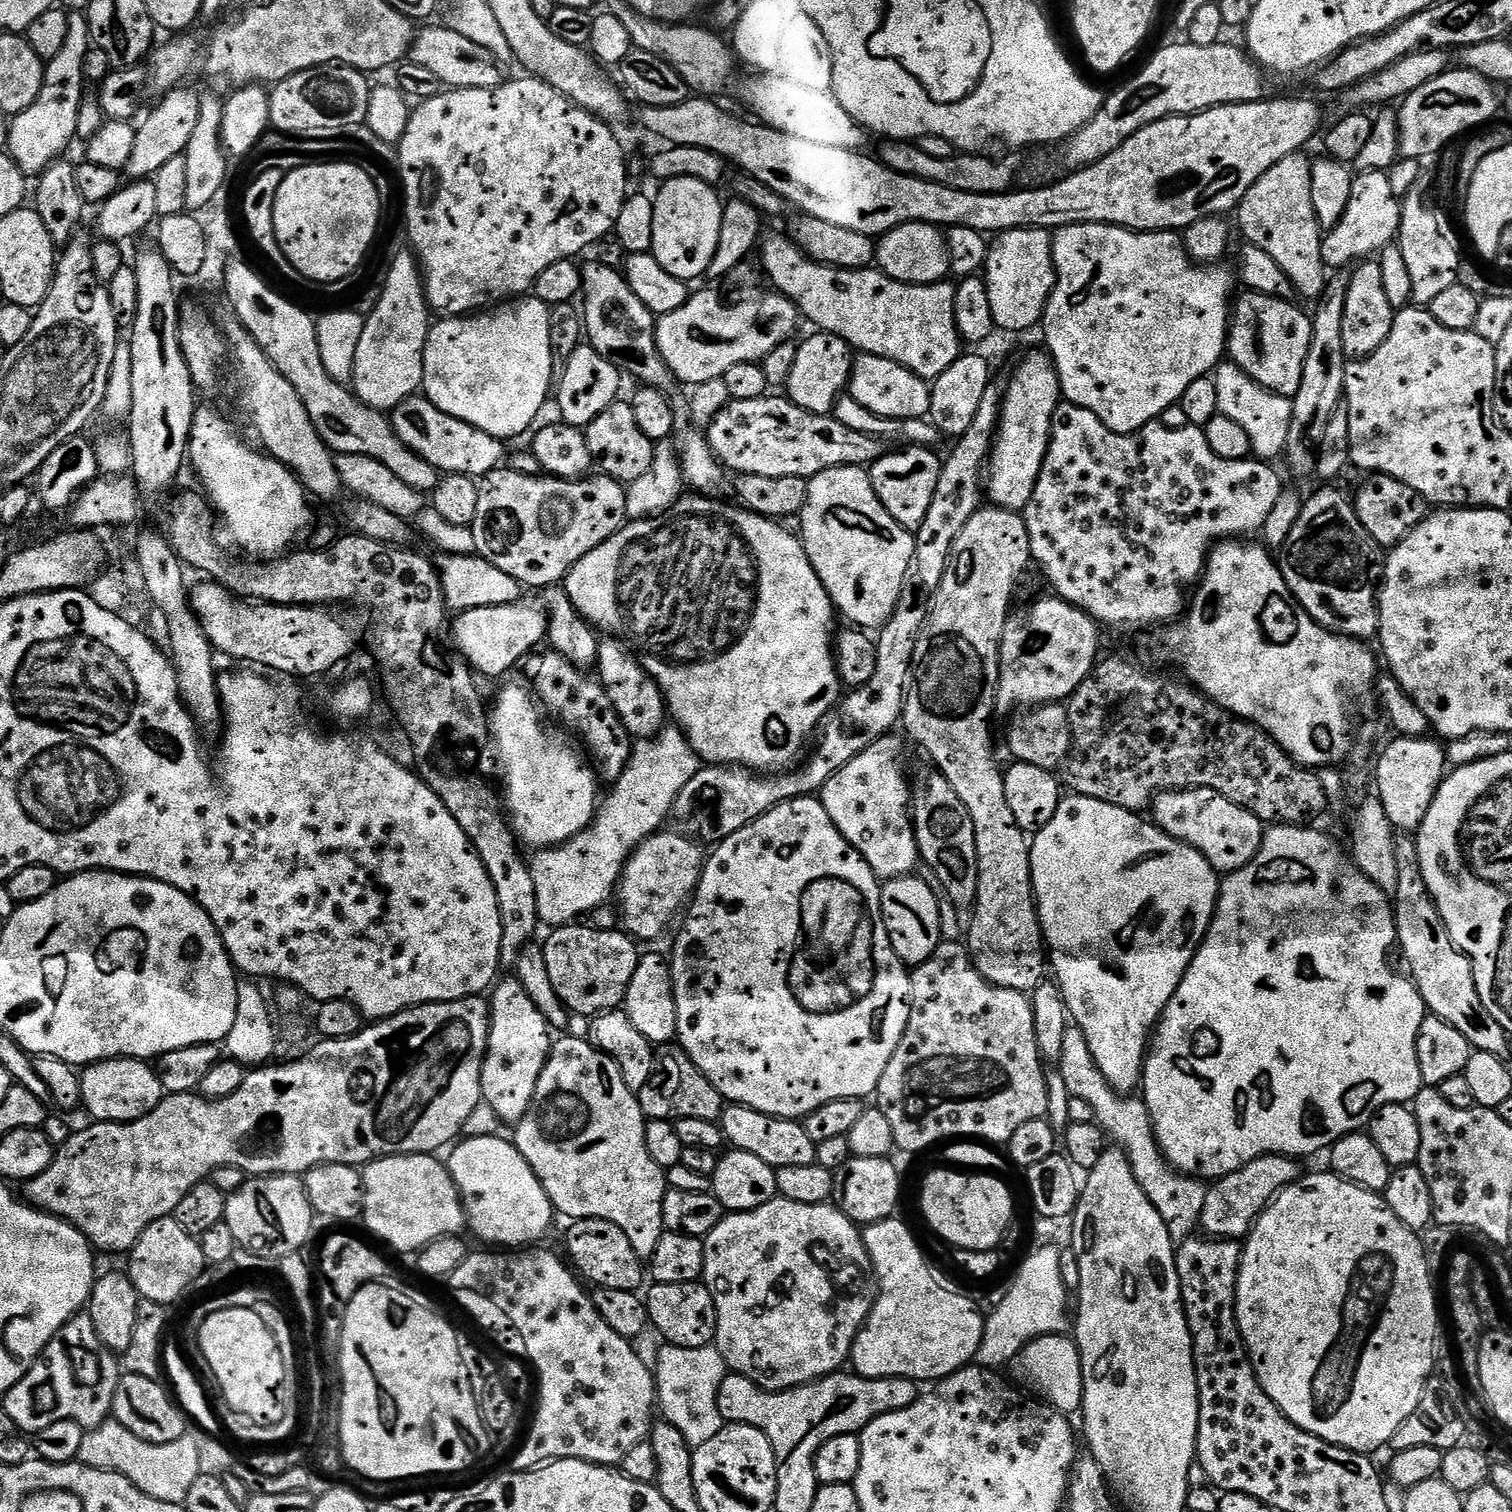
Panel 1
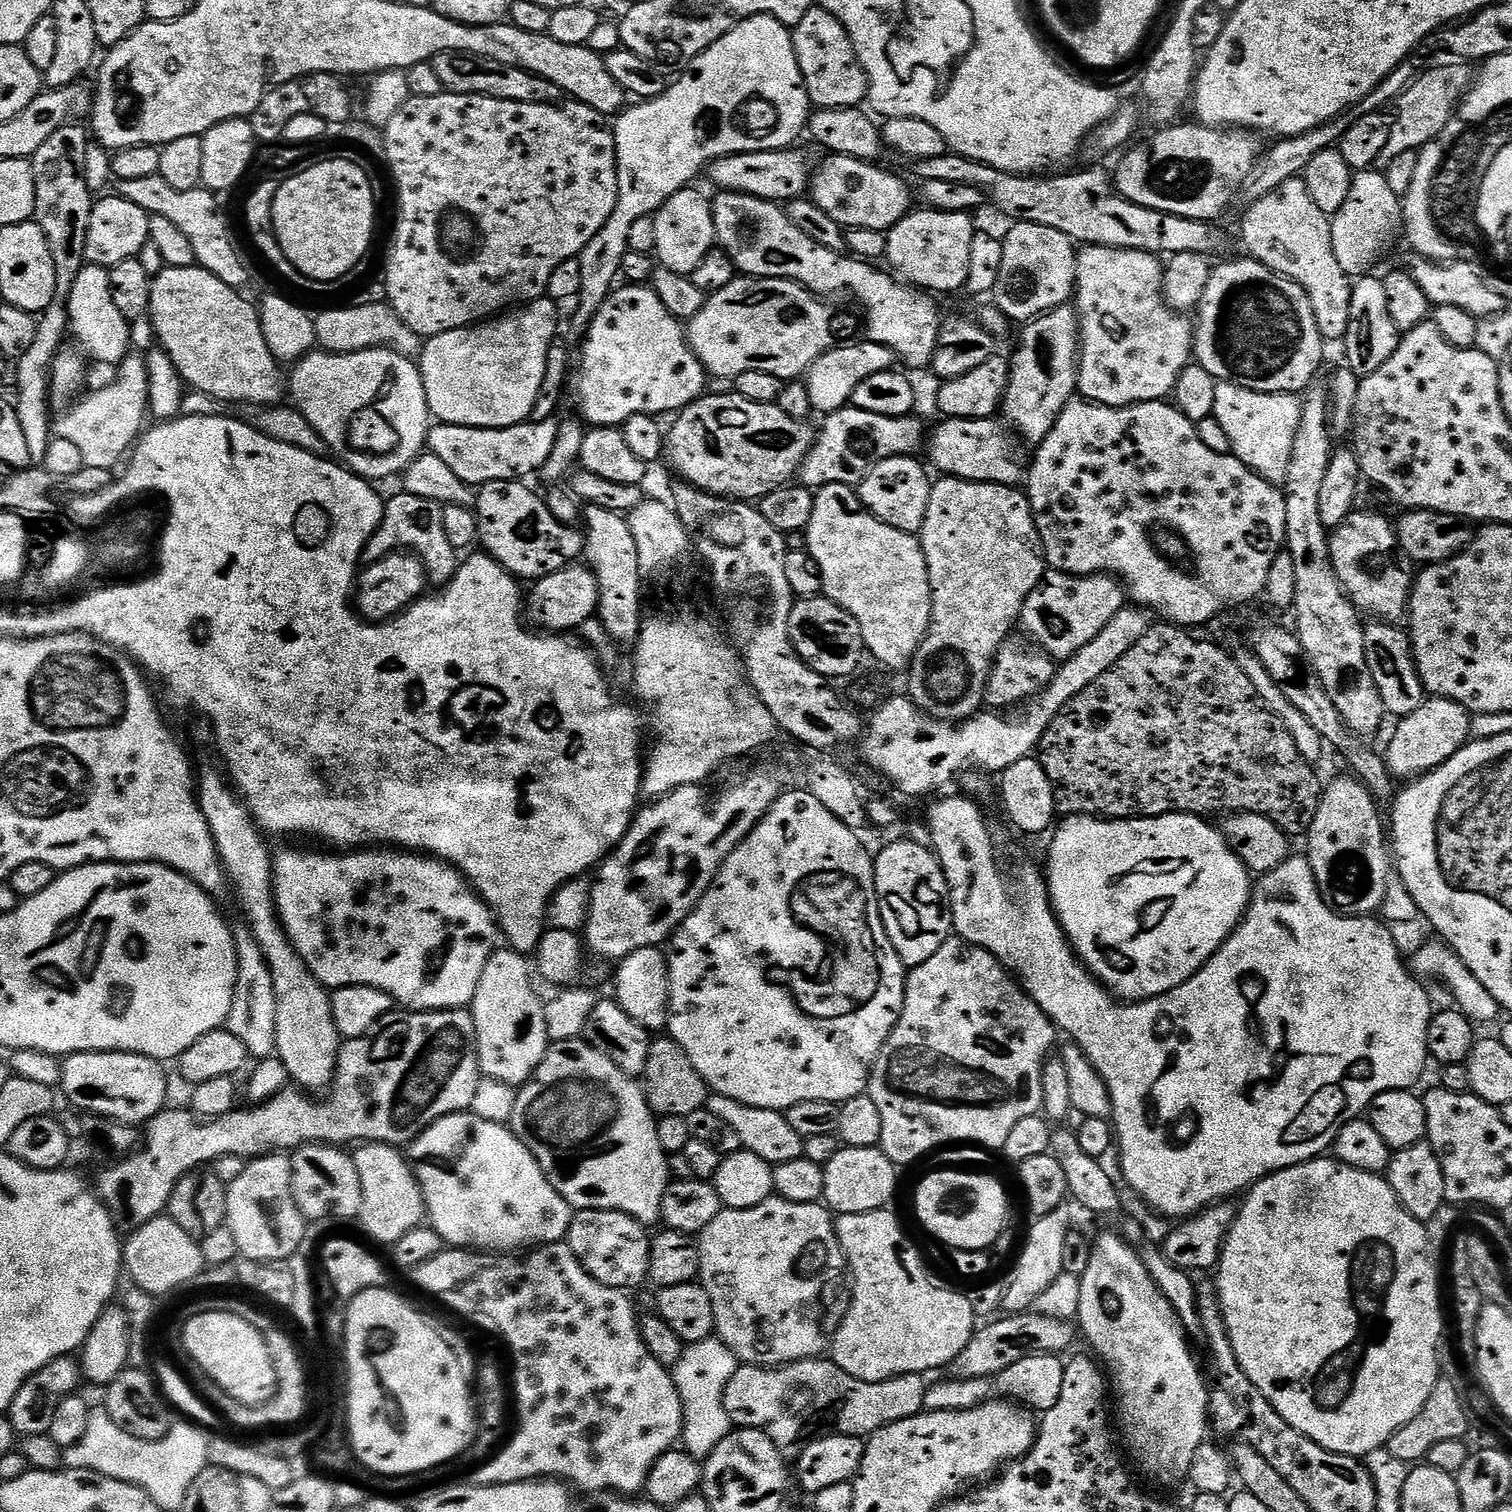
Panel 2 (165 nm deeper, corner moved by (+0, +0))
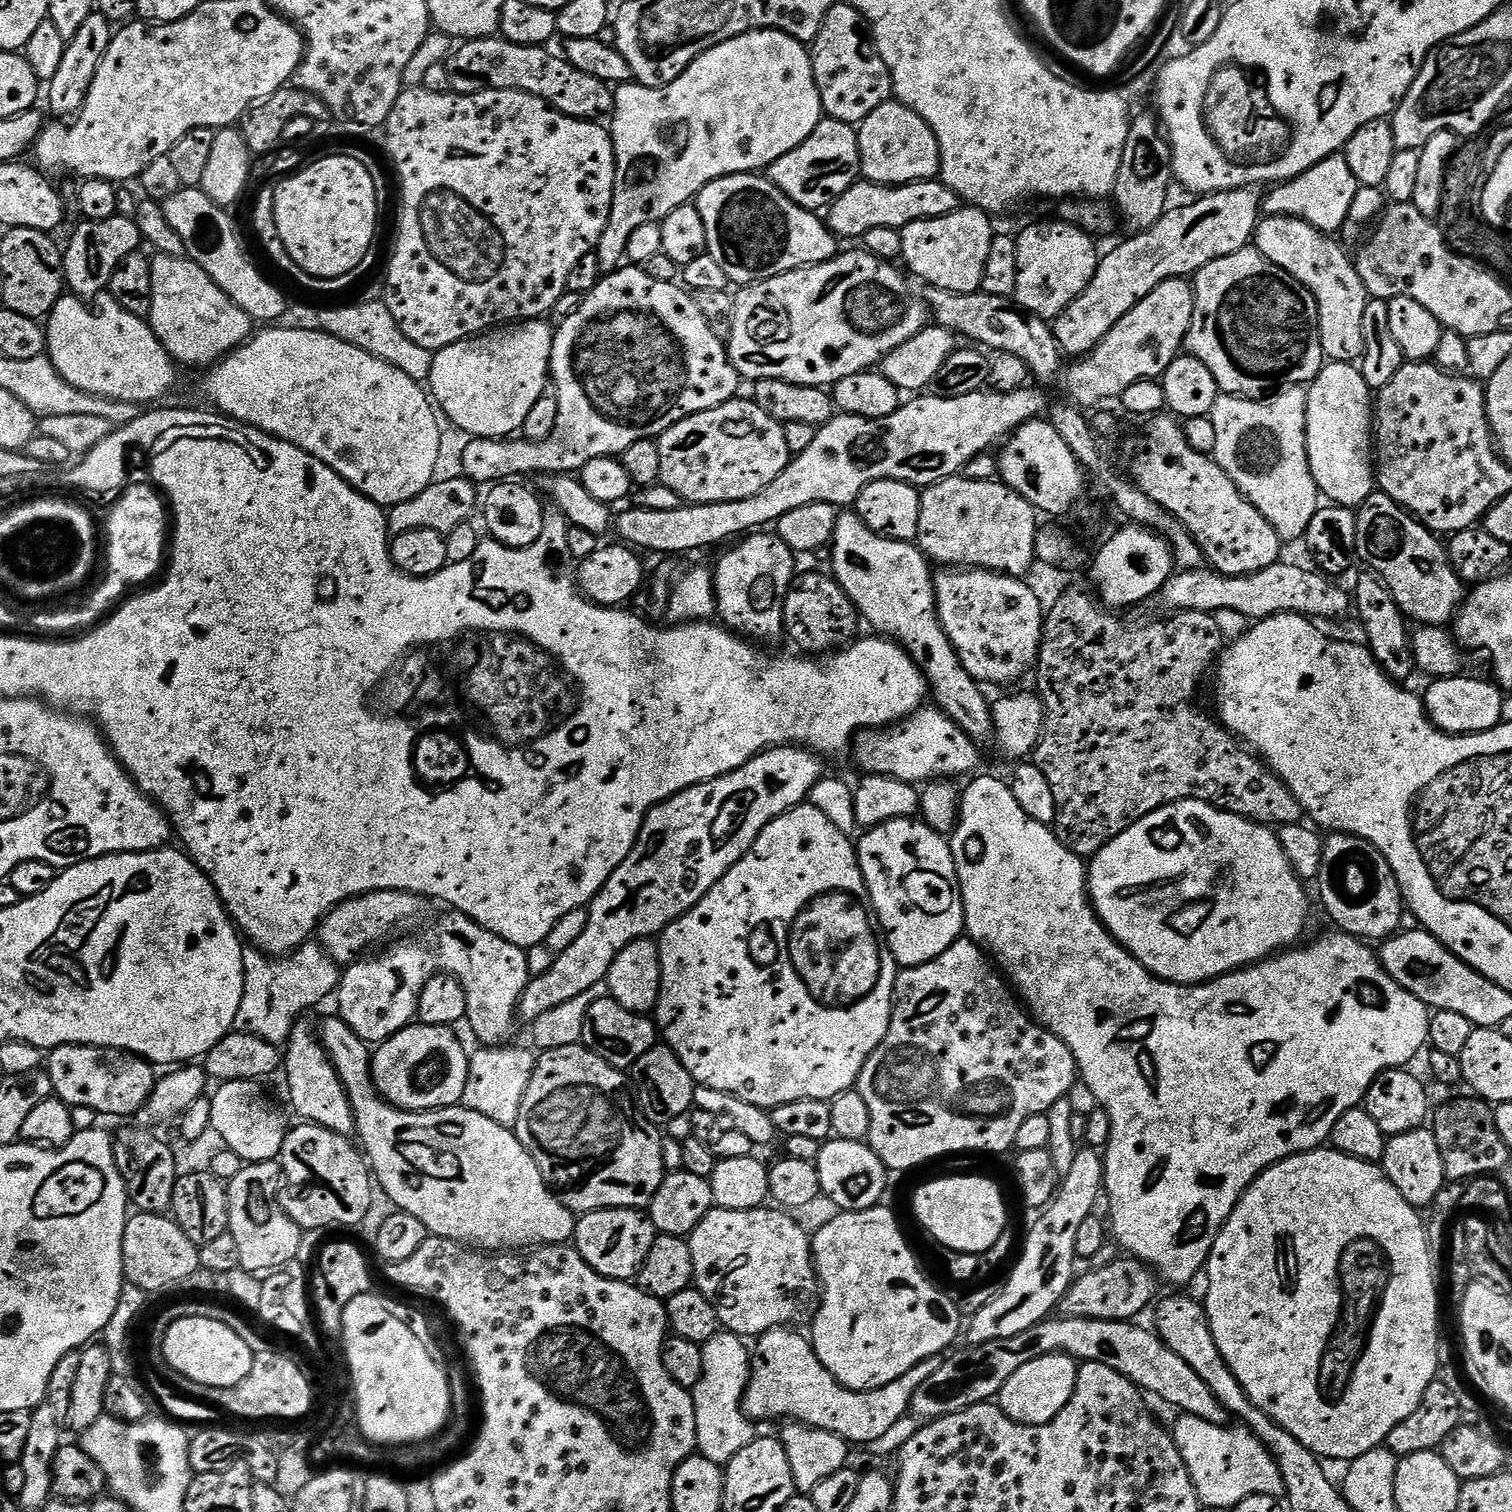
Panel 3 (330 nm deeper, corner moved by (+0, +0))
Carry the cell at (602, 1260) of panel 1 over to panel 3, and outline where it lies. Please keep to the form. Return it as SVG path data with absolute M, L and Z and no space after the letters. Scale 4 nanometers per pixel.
M603 1208L583 1213L577 1219L574 1247L598 1274L611 1280L635 1281L657 1238L657 1230L647 1211L638 1208Z

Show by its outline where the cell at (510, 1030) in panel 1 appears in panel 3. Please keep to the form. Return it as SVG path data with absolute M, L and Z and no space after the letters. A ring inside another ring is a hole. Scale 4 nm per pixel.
M452 910L447 914L449 916L440 920L440 948L424 940L404 940L388 946L393 948L380 950L385 952L365 955L343 969L338 989L338 1016L361 1040L379 1046L413 1023L420 1011L420 999L428 979L443 969L455 976L468 993L474 1016L476 1012L479 1043L504 1046L511 1041L508 1039L516 1032L520 1000L530 979L527 951L474 923L463 912ZM440 964L444 968L440 968Z

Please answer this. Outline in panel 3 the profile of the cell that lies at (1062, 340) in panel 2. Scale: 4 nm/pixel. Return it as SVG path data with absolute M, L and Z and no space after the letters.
M1241 186L1232 188L1229 192L1201 195L1193 199L1196 200L1193 204L1184 204L1181 208L1169 207L1157 224L1150 226L1145 232L1129 235L1129 240L1122 241L1105 256L1103 253L1096 265L1094 278L1090 278L1086 290L1082 290L1082 294L1078 294L1078 298L1074 298L1074 302L1070 302L1070 306L1066 306L1066 310L1062 310L1062 314L1051 321L1051 330L1061 349L1068 356L1072 355L1072 358L1087 356L1098 346L1098 342L1102 342L1102 338L1106 338L1106 334L1110 334L1112 327L1123 316L1130 314L1130 310L1134 310L1134 306L1138 306L1138 302L1142 302L1142 298L1146 298L1146 294L1150 294L1159 284L1167 280L1195 277L1202 266L1249 247L1262 216L1258 196L1256 200L1252 192L1255 191L1251 187Z

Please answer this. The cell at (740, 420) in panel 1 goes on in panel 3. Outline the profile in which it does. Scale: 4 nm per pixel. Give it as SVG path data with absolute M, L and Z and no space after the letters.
M752 398L728 400L717 408L688 416L658 437L662 454L659 483L690 504L717 504L750 498L750 494L758 494L758 490L770 486L770 482L774 482L774 478L778 478L778 474L782 474L788 465L790 453L784 427L779 420L756 405Z

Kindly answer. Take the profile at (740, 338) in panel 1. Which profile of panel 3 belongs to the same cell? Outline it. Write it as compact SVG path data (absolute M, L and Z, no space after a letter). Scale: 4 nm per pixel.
M867 250L860 252L844 252L832 257L832 259L814 264L806 268L795 268L789 272L784 272L780 276L772 276L768 280L760 280L757 284L750 284L739 289L740 293L735 293L734 307L732 310L732 327L726 336L726 347L728 356L732 359L732 365L740 371L741 377L745 381L755 382L757 380L785 380L795 384L805 384L815 388L824 388L825 386L835 386L842 378L850 374L858 374L875 369L884 356L890 354L904 342L918 335L923 328L930 324L930 311L925 304L923 295L912 293L912 288L908 285L909 277L895 263L887 260L879 260Z

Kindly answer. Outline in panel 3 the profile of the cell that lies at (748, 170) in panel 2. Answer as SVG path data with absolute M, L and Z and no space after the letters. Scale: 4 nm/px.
M821 119L820 125L813 130L810 138L806 138L806 142L768 165L766 175L774 186L778 186L778 190L785 192L798 206L815 213L827 209L861 179L857 129L846 122Z

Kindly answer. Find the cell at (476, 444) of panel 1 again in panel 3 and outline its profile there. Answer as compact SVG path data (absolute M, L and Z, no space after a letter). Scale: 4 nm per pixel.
M621 266L616 271L607 273L601 279L600 285L577 304L580 305L561 322L560 328L558 324L552 338L550 368L553 373L560 372L560 384L558 383L560 413L558 414L556 428L544 440L519 442L520 444L508 444L512 442L501 442L496 438L469 439L467 441L469 444L464 448L464 468L462 468L463 475L467 476L469 480L473 482L481 482L480 480L504 482L509 478L524 478L520 476L528 476L531 472L576 474L579 473L582 466L586 466L586 462L590 462L590 458L598 458L599 456L623 457L624 452L630 450L630 446L634 442L658 438L663 432L670 430L670 426L682 422L688 416L698 414L702 410L717 408L728 400L737 399L739 392L736 391L739 390L740 384L742 385L740 371L732 365L732 359L728 356L725 341L710 327L702 314L702 310L696 305L695 295L687 287L676 282L658 282L654 278L650 278L650 274L646 274L643 267L640 266Z

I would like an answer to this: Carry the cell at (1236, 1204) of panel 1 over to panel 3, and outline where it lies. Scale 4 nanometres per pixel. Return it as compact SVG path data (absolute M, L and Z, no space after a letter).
M1124 1258L1128 1260L1112 1260L1109 1264L1104 1264L1101 1268L1092 1268L1089 1272L1081 1271L1073 1279L1072 1285L1068 1288L1068 1293L1061 1298L1058 1309L1061 1316L1074 1316L1076 1318L1090 1318L1091 1320L1126 1320L1131 1321L1136 1315L1157 1299L1156 1284L1158 1277L1149 1265L1143 1260L1135 1258Z

